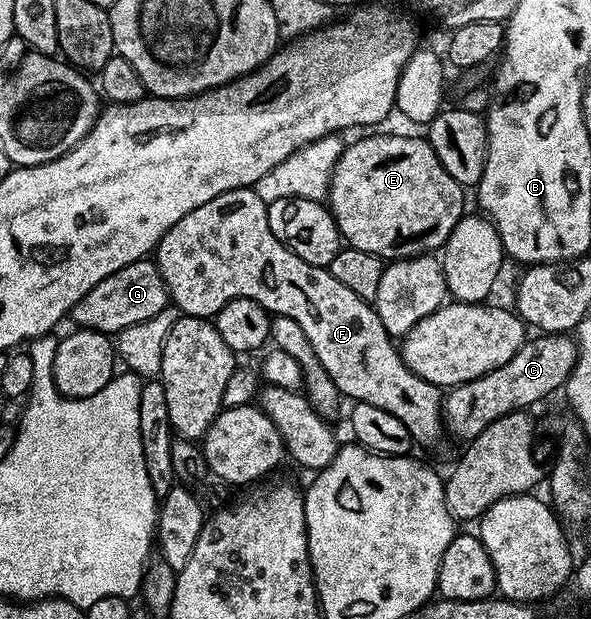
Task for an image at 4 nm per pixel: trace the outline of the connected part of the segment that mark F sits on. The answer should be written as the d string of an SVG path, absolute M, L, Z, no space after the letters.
M252 188L232 189L211 199L211 203L203 203L203 207L195 207L195 211L191 211L191 215L183 215L183 219L179 219L179 223L175 223L175 227L171 227L171 231L167 231L167 235L163 235L163 239L158 243L155 250L155 264L157 270L163 275L163 283L169 292L170 302L180 309L184 316L213 319L231 299L239 299L240 297L255 299L255 303L262 305L269 314L287 315L287 319L295 319L295 323L299 323L299 327L303 327L307 339L311 339L311 347L315 347L315 355L319 355L319 363L323 363L323 371L327 371L327 375L331 375L331 383L335 383L337 392L341 394L342 398L349 400L350 397L350 402L353 403L366 401L371 403L371 407L380 407L382 411L395 415L395 419L399 419L399 423L403 423L403 427L407 427L407 431L411 431L414 442L418 446L433 445L440 439L441 433L443 434L442 386L427 383L427 379L415 375L415 371L411 371L405 366L400 348L395 344L394 338L389 336L387 327L383 327L376 308L370 302L359 299L359 295L355 295L355 291L350 291L344 283L339 283L339 279L335 279L335 275L331 275L326 266L312 265L299 259L299 255L295 255L295 251L288 249L284 241L275 239L275 235L271 231L271 223L267 223L267 202L259 199L259 195Z

